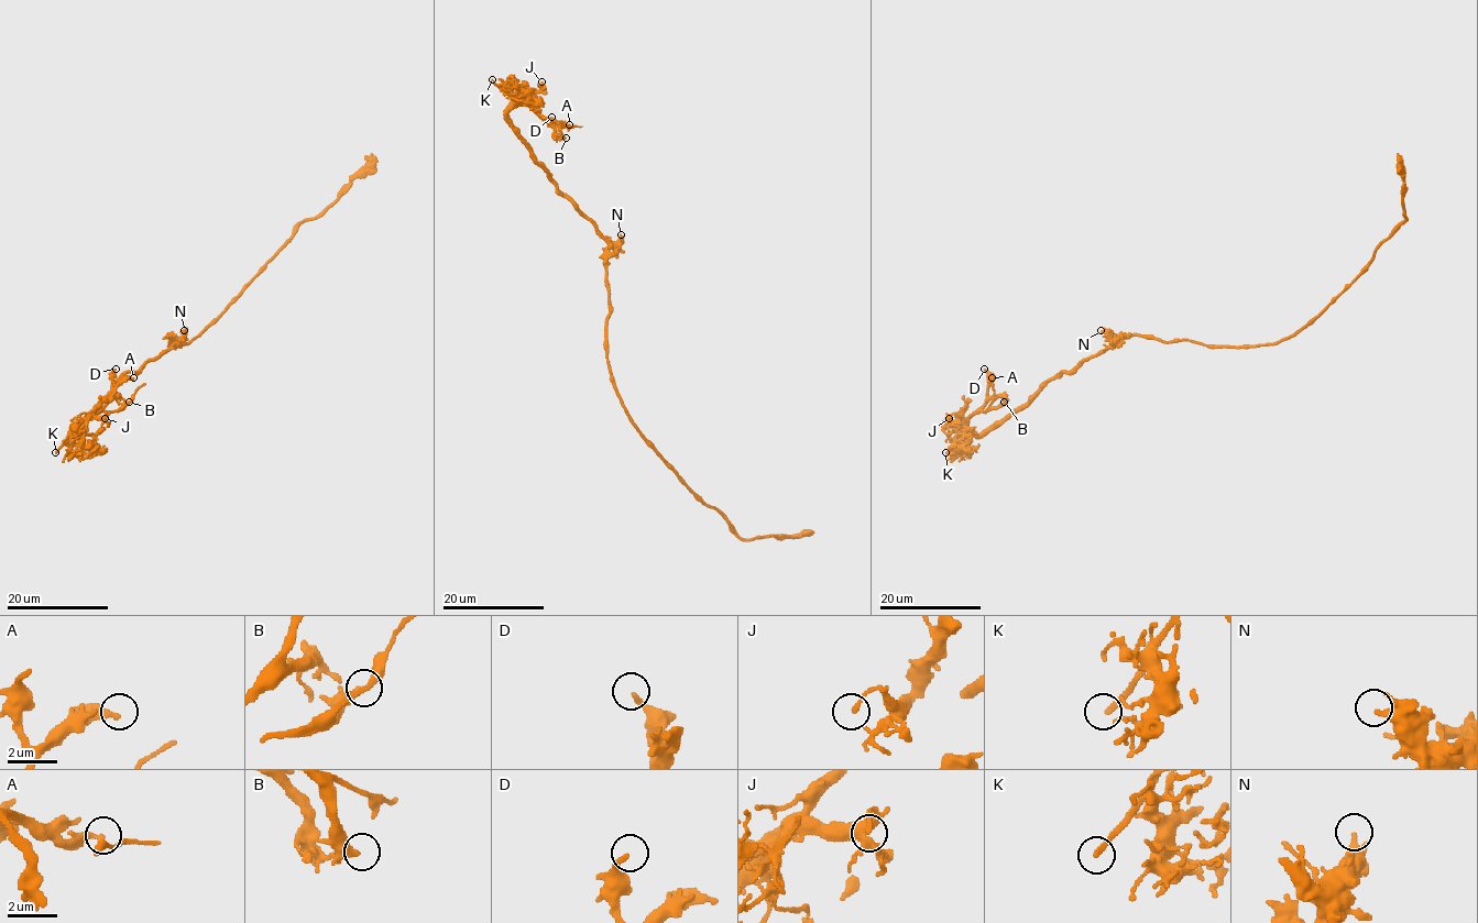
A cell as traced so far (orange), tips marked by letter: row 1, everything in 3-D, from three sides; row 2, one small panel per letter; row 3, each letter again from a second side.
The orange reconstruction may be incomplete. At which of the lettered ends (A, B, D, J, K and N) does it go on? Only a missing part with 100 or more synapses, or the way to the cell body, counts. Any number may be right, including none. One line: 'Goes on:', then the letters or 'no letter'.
Goes on: K

